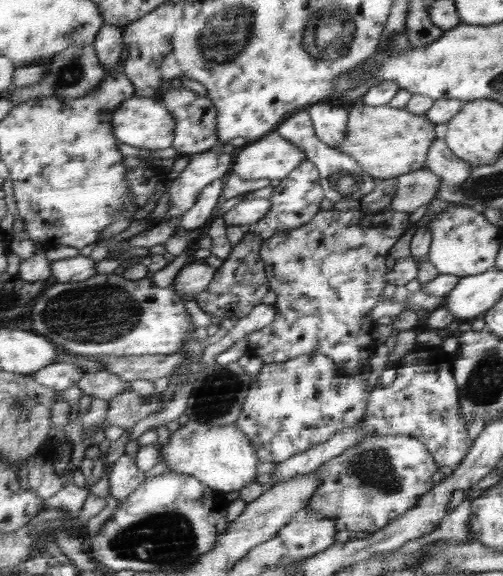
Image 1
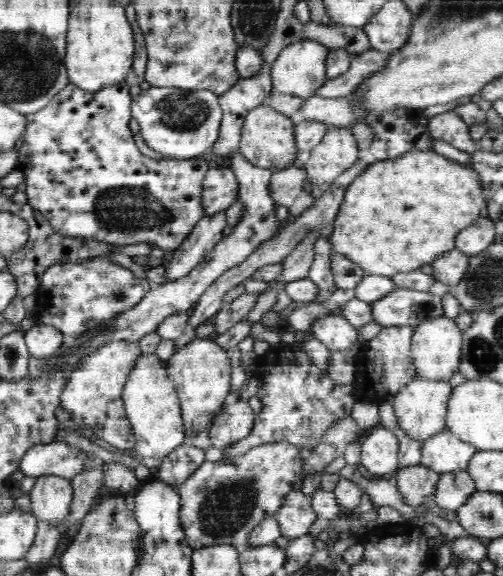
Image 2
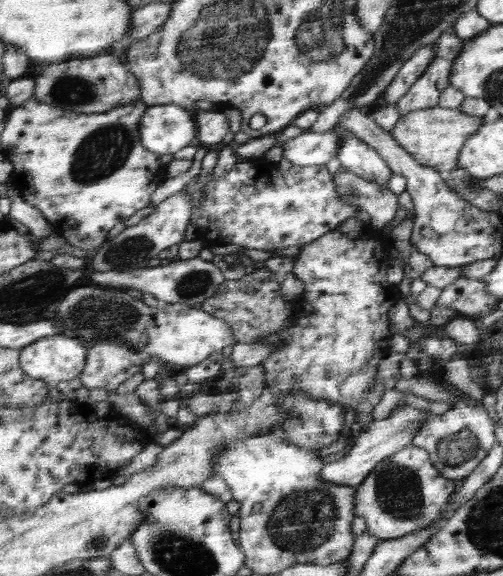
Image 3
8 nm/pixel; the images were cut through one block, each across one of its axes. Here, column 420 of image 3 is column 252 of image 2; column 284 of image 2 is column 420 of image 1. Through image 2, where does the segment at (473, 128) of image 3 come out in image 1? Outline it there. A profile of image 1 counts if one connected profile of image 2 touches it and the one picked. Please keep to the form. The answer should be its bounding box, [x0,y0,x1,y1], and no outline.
[333,103,437,180]

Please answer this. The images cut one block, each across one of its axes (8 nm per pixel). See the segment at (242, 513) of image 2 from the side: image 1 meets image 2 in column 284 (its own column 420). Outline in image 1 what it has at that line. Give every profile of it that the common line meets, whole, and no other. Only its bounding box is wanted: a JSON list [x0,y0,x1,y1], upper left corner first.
[306,434,438,534]

